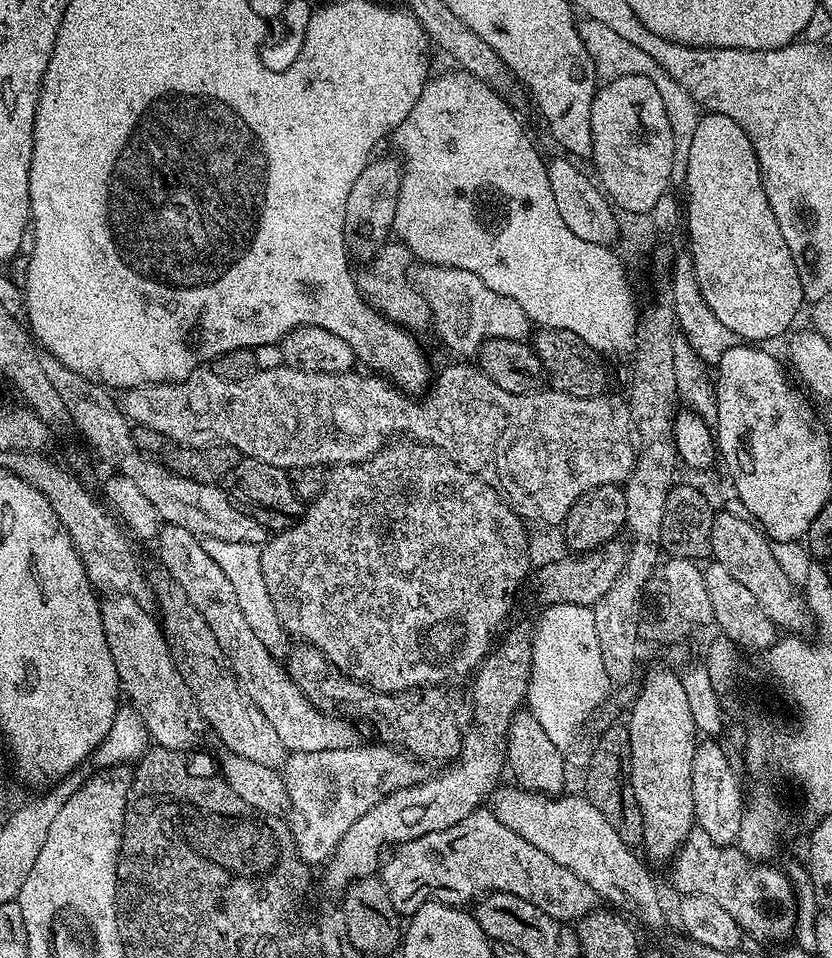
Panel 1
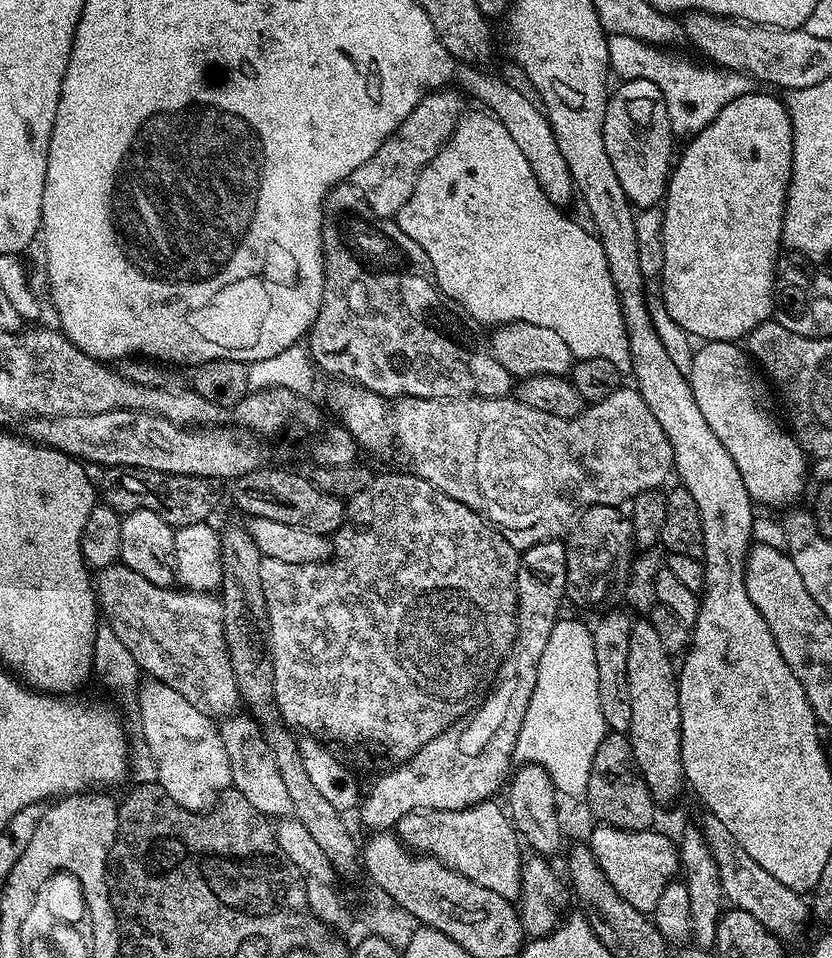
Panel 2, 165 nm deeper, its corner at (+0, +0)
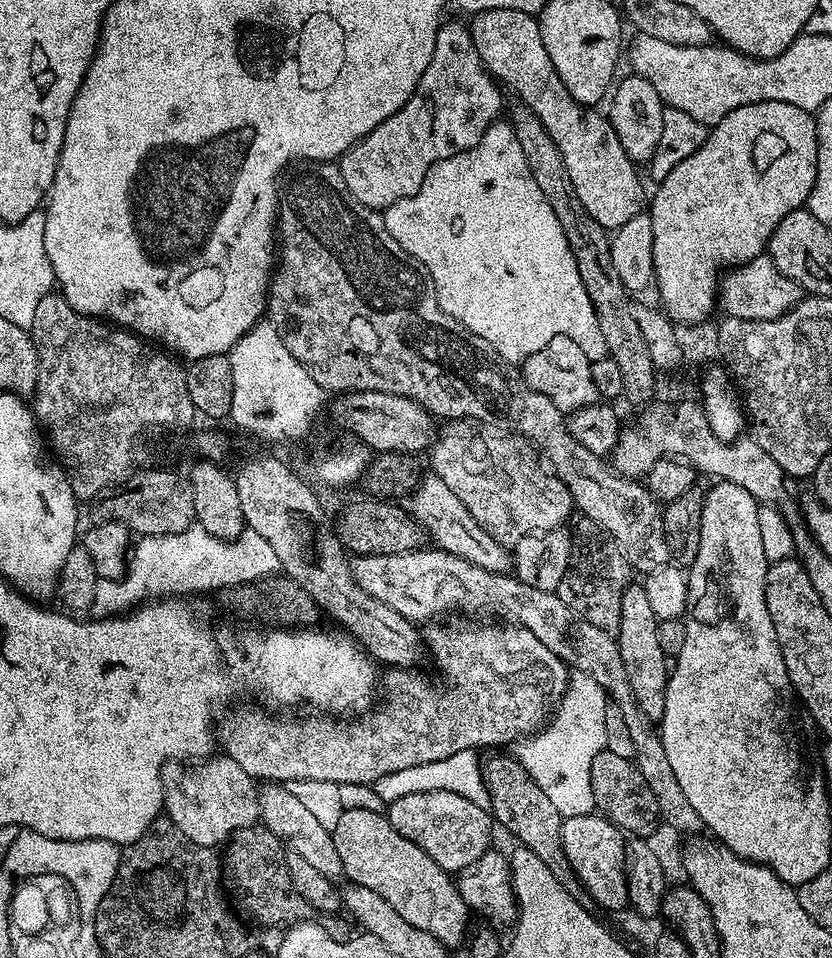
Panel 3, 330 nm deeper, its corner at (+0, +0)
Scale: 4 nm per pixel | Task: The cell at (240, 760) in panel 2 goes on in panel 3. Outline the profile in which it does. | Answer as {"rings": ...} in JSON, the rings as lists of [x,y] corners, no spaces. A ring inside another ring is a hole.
{"rings":[[[278,782],[265,783],[259,789],[258,798],[263,827],[274,833],[289,851],[301,855],[310,866],[316,867],[326,877],[333,880],[343,877],[342,862],[335,849],[331,831],[324,828],[285,785]]]}

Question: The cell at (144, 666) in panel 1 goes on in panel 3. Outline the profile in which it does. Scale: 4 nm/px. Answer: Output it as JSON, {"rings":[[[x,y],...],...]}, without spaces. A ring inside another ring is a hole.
{"rings":[[[213,754],[199,762],[165,764],[162,790],[167,819],[182,830],[185,838],[203,848],[223,845],[229,836],[260,820],[257,781],[238,762],[223,754]]]}

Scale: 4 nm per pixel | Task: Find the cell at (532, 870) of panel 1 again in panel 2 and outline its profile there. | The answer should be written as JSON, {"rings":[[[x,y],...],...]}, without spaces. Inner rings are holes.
{"rings":[[[496,802],[453,812],[411,812],[396,824],[394,832],[405,848],[442,861],[446,867],[478,882],[478,886],[486,886],[486,890],[494,890],[502,898],[519,901],[522,844],[507,811]]]}

